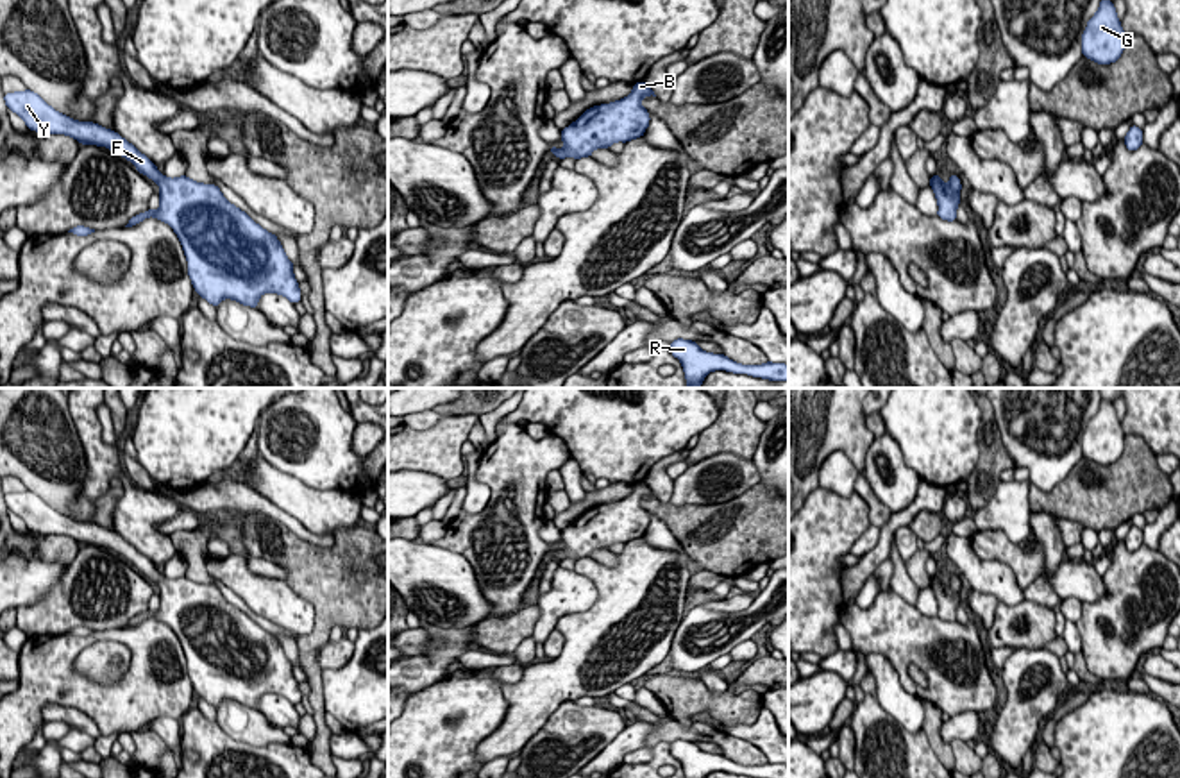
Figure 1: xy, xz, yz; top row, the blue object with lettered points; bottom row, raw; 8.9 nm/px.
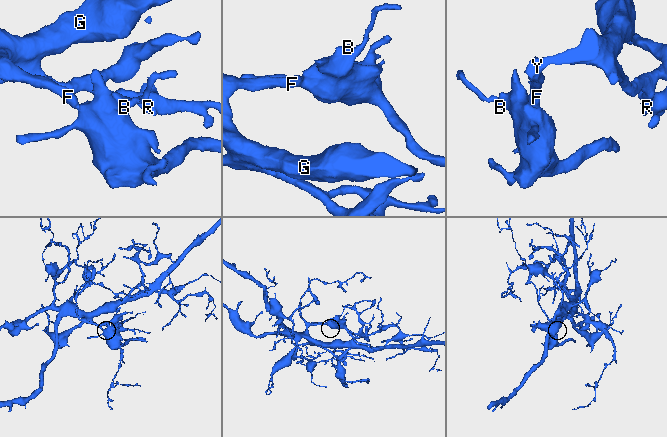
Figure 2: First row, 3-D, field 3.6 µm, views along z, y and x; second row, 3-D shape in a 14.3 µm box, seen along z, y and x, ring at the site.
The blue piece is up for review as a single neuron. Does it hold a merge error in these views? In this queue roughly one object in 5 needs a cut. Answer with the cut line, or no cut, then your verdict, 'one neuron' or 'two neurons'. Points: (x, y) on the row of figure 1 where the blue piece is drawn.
cut none; one neuron

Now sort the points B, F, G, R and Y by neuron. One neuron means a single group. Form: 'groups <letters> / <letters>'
groups B F G R Y

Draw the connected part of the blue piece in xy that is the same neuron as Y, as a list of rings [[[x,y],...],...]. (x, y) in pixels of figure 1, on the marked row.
[[[25,89],[4,95],[7,109],[30,131],[66,134],[82,145],[107,147],[159,184],[159,209],[150,207],[129,220],[132,227],[148,216],[168,224],[188,261],[195,292],[218,308],[223,299],[257,308],[263,293],[279,293],[300,302],[293,263],[275,234],[227,202],[216,184],[195,182],[188,175],[164,177],[157,166],[118,132],[93,122],[77,122],[38,93]]]

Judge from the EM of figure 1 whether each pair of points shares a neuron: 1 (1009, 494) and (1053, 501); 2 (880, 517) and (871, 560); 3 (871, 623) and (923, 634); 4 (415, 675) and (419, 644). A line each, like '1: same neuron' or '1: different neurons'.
1: different neurons
2: different neurons
3: same neuron
4: different neurons

